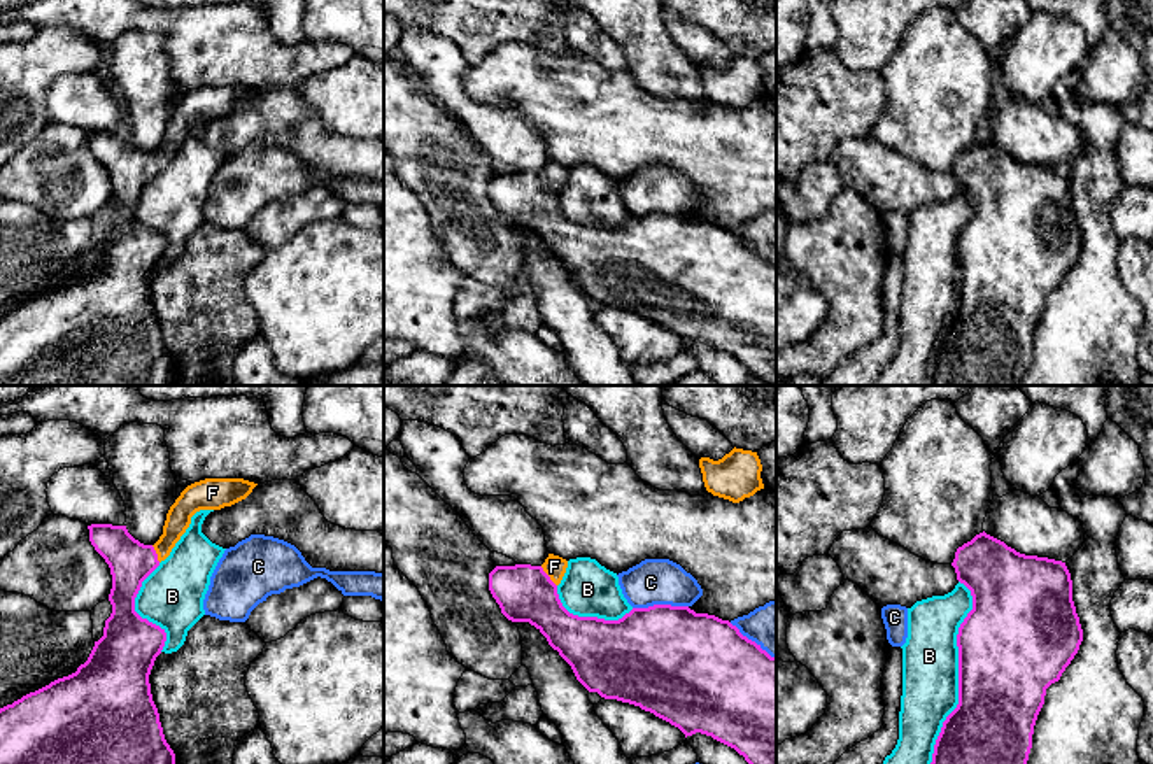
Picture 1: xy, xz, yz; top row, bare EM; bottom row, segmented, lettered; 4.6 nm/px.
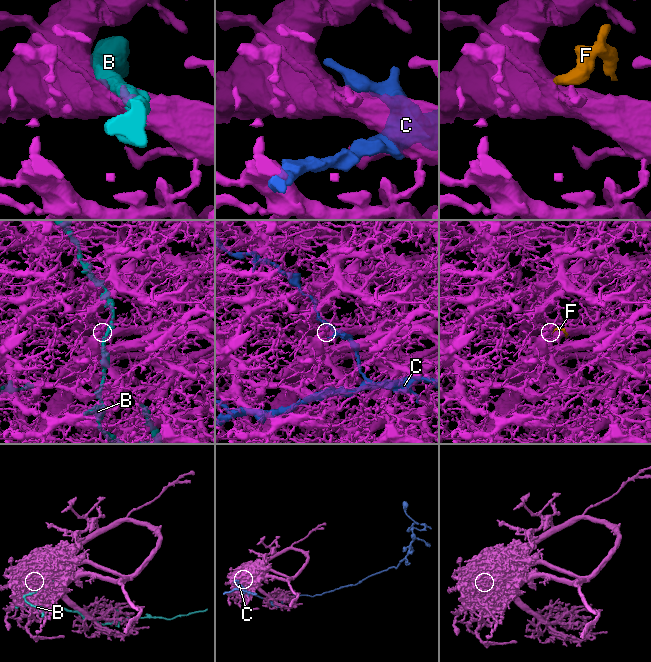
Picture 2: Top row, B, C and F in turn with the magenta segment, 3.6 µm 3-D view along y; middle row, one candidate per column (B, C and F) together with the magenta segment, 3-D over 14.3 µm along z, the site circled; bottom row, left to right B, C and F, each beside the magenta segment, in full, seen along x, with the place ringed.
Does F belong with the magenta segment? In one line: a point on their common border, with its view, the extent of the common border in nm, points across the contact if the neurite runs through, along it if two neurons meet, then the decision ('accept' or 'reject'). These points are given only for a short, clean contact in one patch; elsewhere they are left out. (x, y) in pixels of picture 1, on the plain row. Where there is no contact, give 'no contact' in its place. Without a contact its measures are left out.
meets magenta in xz at (549, 184); contact 120 nm long; runs through xz (524, 200), (530, 200), (549, 184), (554, 174); accept

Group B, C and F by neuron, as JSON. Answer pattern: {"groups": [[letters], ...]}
{"groups": [["B"], ["C"], ["F"]]}

